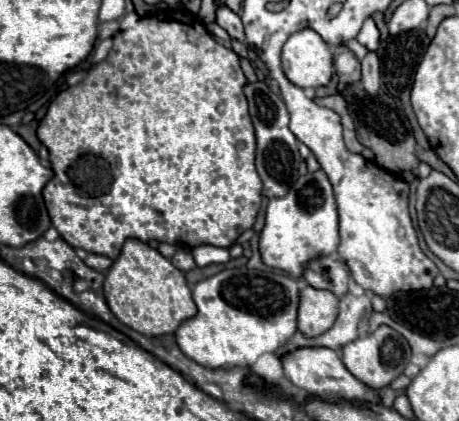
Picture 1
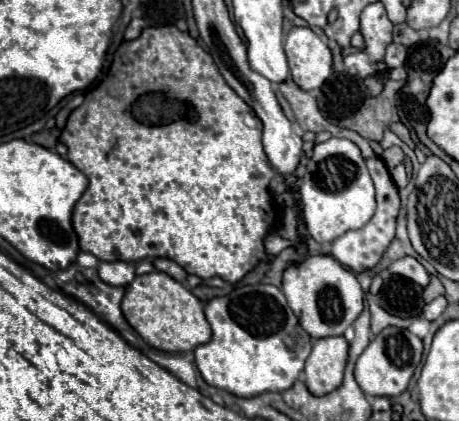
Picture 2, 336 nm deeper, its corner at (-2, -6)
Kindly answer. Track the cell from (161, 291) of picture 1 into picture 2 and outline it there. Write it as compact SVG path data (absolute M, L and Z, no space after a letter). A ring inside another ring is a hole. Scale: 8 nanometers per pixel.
M159 270L135 276L135 280L127 284L123 316L149 346L163 352L191 352L211 338L211 326L203 314L201 302L183 284Z

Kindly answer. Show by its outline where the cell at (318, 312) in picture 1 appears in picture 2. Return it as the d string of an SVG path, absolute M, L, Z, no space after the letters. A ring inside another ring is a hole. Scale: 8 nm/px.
M343 336L319 338L305 362L305 384L315 396L335 390L343 380L349 344Z

